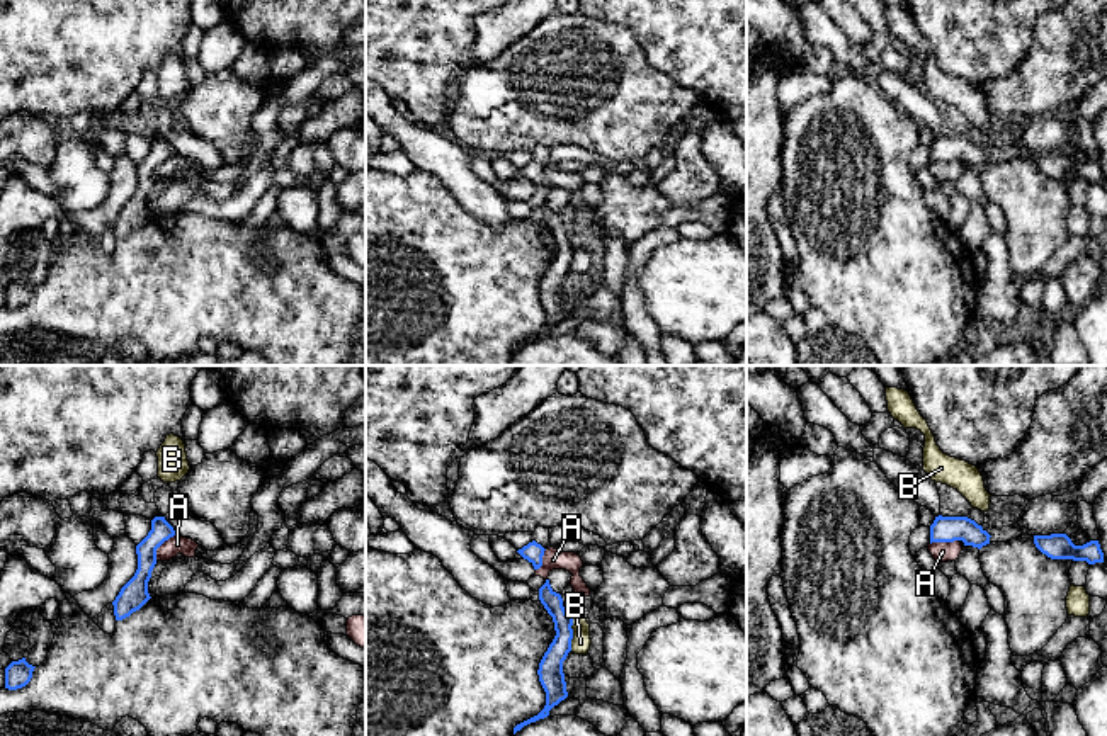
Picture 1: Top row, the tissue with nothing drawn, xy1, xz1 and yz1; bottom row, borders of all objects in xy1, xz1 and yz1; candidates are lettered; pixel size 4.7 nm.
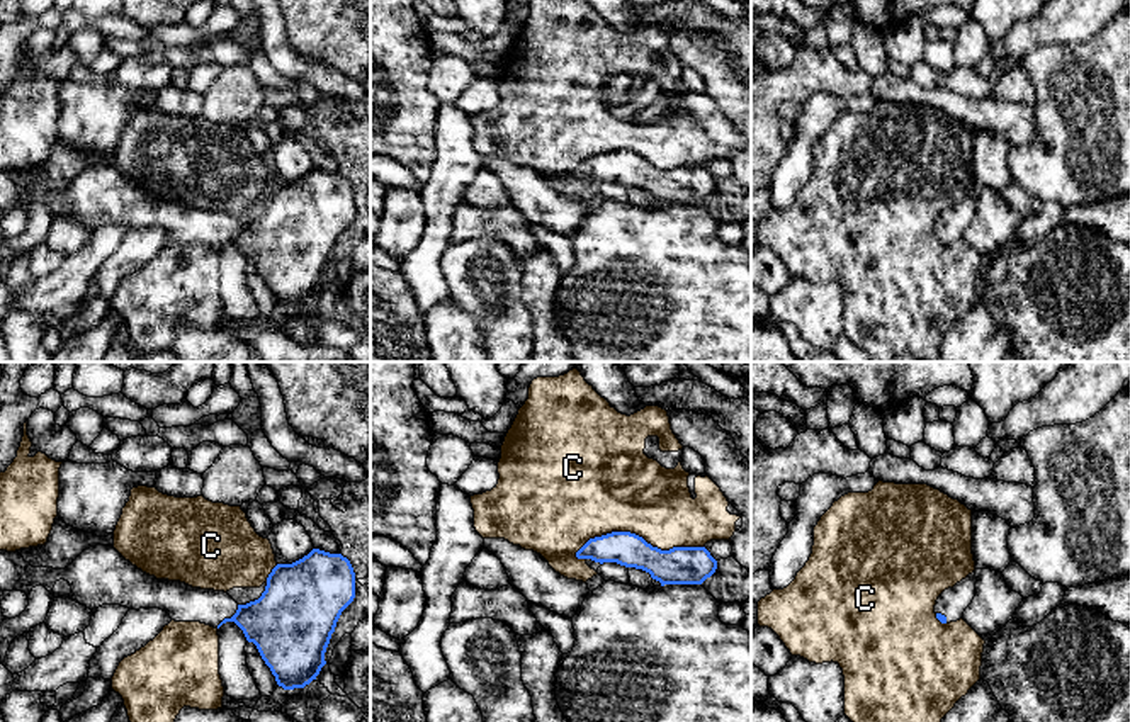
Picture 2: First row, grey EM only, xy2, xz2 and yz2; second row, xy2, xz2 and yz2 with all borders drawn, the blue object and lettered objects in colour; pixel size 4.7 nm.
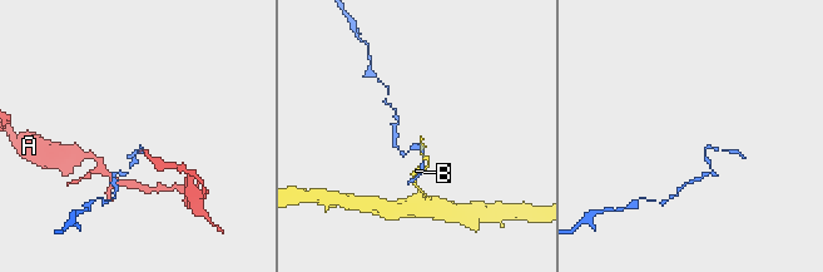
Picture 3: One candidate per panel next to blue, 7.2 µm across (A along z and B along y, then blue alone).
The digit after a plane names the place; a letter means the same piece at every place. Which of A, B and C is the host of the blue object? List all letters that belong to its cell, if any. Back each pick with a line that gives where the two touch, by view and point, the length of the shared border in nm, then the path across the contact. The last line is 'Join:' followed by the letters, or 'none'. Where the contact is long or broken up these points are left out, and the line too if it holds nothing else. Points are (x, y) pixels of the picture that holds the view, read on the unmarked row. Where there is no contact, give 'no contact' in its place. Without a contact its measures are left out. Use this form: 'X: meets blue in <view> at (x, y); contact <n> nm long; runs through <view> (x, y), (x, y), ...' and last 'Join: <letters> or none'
Join: none

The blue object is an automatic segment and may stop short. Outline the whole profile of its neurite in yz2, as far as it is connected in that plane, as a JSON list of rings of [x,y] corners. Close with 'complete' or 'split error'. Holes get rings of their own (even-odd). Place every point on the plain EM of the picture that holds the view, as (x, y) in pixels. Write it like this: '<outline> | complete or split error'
[[[972,192],[938,216],[935,233],[941,243],[957,241],[963,236],[965,228],[975,216],[975,202],[975,192]]] | split error

